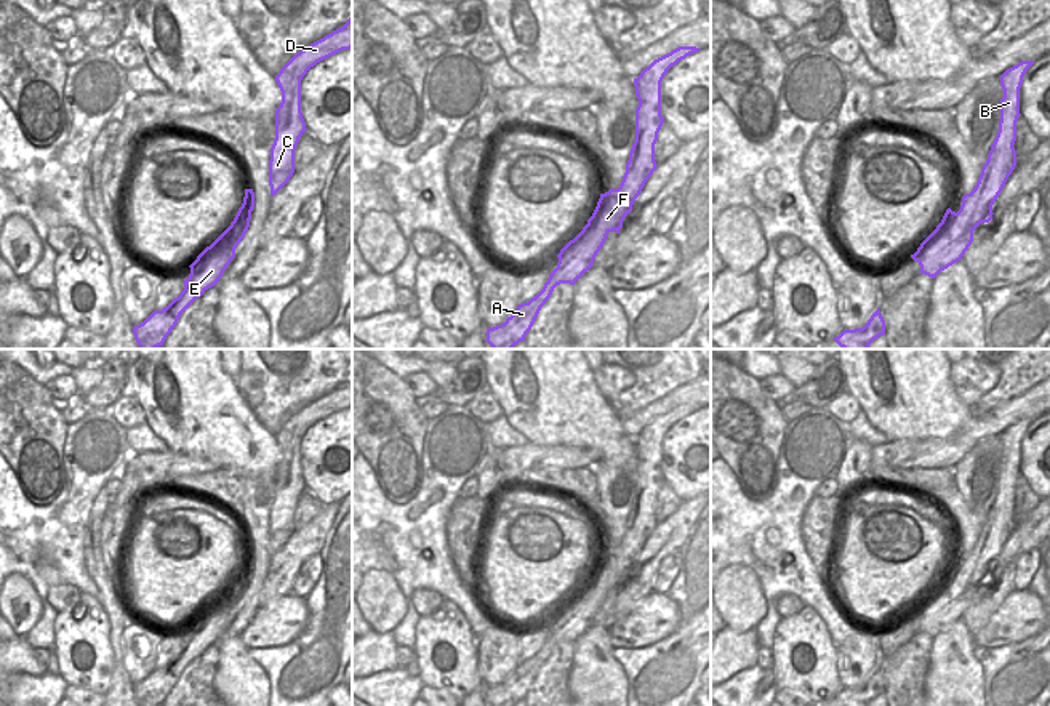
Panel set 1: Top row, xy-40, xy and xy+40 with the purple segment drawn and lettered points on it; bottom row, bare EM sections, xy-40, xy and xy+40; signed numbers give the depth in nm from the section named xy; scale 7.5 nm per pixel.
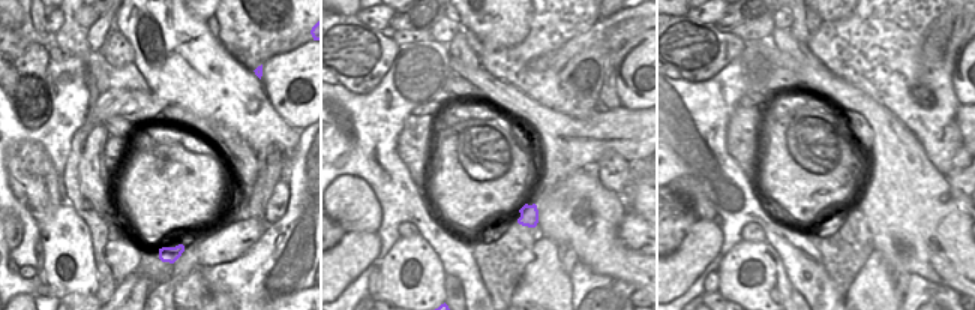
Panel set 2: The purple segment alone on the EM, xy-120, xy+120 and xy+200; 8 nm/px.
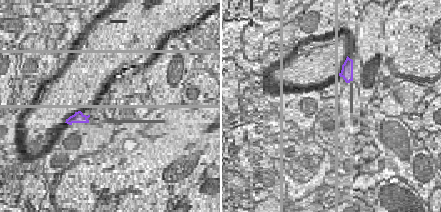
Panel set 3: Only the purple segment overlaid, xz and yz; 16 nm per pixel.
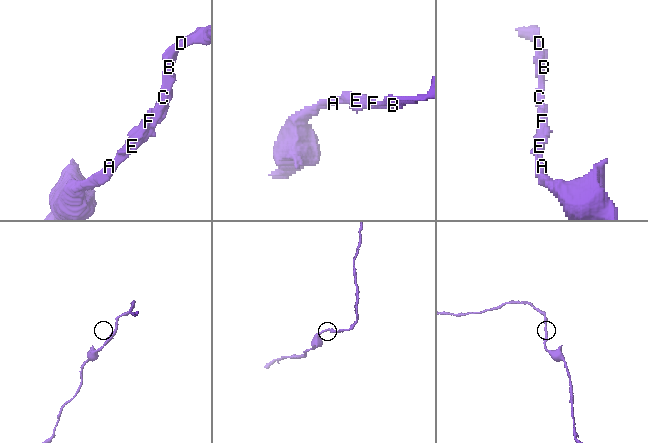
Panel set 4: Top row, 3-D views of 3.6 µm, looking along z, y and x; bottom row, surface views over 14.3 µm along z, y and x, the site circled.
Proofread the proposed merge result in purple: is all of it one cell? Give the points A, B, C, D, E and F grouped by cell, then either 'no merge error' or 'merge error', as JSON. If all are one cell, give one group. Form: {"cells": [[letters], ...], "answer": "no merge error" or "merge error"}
{"cells": [["A", "B", "C", "D", "E", "F"]], "answer": "no merge error"}

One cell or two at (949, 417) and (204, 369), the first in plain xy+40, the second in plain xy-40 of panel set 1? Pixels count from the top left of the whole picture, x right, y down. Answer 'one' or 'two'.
one

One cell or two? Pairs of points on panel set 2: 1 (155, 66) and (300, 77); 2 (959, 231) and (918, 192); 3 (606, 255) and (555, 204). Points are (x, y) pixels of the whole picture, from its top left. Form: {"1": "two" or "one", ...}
{"1": "two", "2": "one", "3": "one"}

